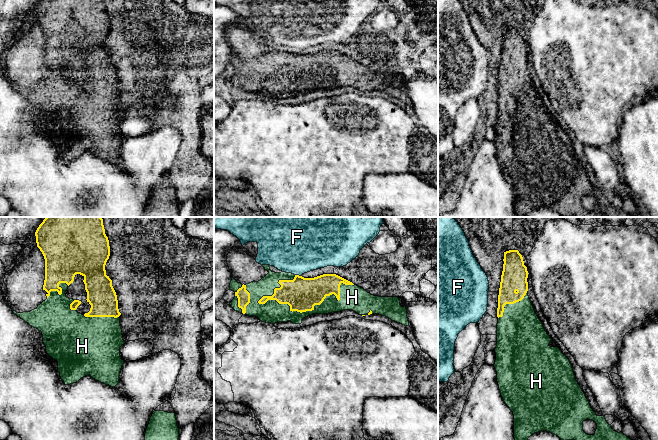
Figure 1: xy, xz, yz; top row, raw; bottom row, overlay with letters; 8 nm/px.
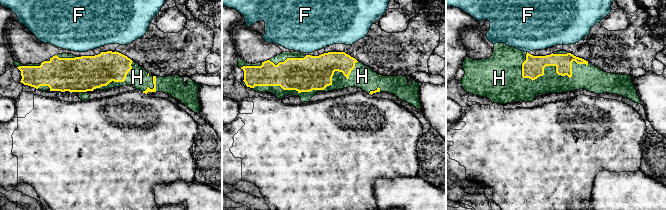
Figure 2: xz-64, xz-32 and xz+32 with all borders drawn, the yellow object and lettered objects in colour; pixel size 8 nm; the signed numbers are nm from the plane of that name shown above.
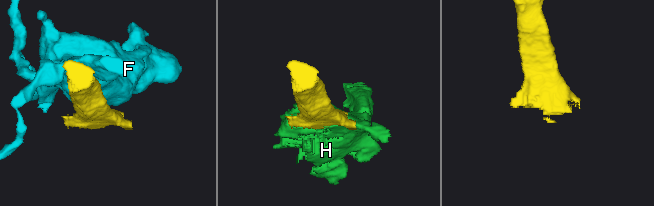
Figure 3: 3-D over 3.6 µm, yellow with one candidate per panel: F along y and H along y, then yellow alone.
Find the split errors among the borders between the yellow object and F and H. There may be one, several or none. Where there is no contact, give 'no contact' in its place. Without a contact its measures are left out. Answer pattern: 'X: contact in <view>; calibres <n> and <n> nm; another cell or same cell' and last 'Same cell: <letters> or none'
F: contact in xz; calibres 280 and 480 nm; another cell
H: contact in xz; calibres 280 and 140 nm; same cell
Same cell: H

